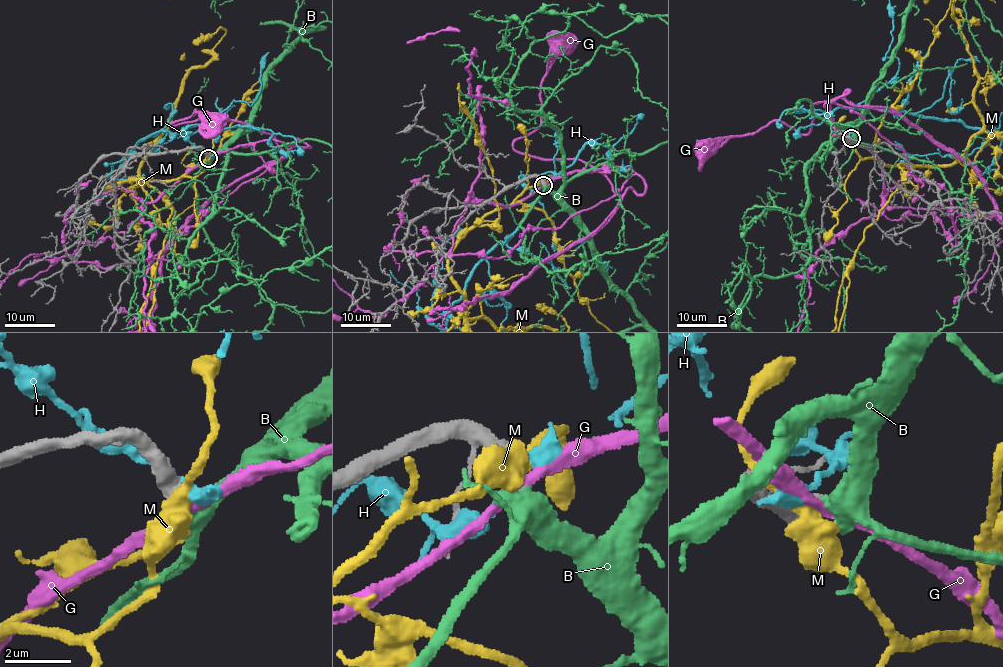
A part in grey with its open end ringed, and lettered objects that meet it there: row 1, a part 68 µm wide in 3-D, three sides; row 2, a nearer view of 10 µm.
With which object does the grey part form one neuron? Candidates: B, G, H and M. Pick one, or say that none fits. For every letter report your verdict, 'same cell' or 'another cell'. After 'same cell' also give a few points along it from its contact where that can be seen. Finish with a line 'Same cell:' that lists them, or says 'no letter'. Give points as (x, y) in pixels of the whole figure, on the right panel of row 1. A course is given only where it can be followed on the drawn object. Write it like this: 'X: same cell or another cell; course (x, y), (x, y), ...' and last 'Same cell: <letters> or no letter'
B: same cell
G: another cell
H: another cell
M: another cell
Same cell: B

